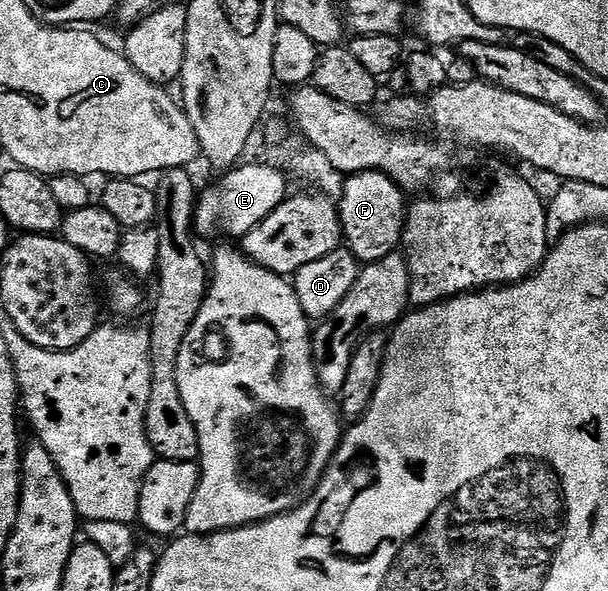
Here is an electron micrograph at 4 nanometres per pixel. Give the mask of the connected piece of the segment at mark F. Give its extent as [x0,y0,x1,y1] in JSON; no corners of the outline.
[338,170,405,264]

